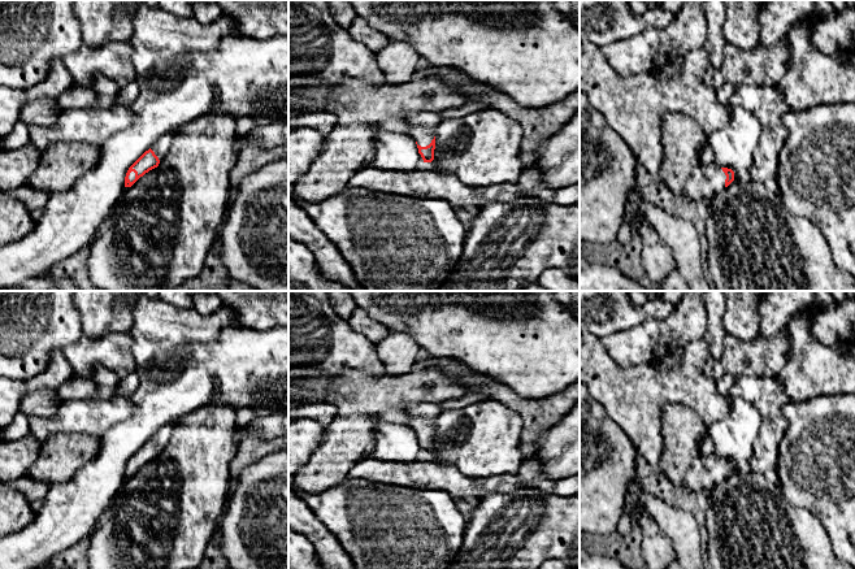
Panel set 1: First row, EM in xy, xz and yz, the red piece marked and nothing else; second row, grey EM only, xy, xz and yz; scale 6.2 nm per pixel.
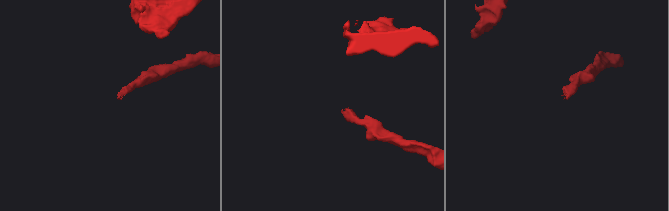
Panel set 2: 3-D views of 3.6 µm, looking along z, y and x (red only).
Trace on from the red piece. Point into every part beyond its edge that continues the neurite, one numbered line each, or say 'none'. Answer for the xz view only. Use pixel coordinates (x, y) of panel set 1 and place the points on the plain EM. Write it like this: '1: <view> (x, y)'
1: xz (422, 416)

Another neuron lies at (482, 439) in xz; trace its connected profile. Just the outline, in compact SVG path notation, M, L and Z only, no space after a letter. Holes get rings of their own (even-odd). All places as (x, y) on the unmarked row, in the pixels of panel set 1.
M483 399L464 408L442 412L435 420L434 451L424 459L456 466L463 475L489 478L517 473L524 462L520 444L524 421L512 409L495 399Z

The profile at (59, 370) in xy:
M62 351L51 355L49 364L36 377L27 381L14 381L0 377L0 429L6 427L16 414L25 395L38 390L57 390L73 377L71 366Z

